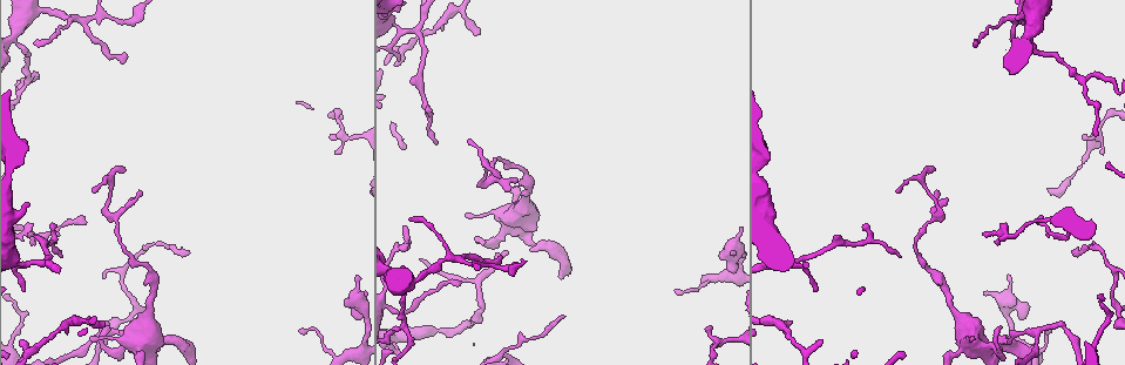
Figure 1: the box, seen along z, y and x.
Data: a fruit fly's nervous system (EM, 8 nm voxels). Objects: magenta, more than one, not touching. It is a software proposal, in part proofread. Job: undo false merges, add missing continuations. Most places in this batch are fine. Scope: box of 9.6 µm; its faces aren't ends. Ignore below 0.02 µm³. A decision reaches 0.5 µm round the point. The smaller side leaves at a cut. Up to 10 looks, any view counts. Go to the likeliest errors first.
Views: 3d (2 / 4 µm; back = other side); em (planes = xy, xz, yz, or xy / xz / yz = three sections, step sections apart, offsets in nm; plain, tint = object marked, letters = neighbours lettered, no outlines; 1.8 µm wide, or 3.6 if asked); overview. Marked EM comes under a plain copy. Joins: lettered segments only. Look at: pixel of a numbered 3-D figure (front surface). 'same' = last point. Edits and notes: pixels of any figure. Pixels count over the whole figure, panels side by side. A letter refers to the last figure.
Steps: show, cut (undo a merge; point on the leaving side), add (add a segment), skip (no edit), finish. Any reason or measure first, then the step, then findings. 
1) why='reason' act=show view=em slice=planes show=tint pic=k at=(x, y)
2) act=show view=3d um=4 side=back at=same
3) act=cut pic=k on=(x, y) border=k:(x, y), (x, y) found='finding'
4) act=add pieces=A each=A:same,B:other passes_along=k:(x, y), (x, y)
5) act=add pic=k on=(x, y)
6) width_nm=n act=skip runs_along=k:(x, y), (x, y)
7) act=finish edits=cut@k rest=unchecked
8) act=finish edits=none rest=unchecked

why='free end' act=show view=3d um=2 pic=1 at=(1005, 343)

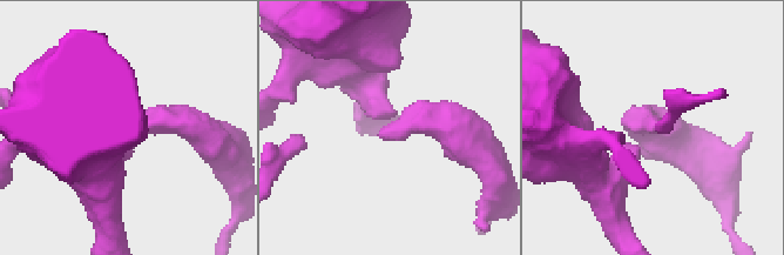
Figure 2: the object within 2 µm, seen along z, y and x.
act=show view=em um=3.6 slice=xy step=16 show=letters pic=2 at=(652, 126)

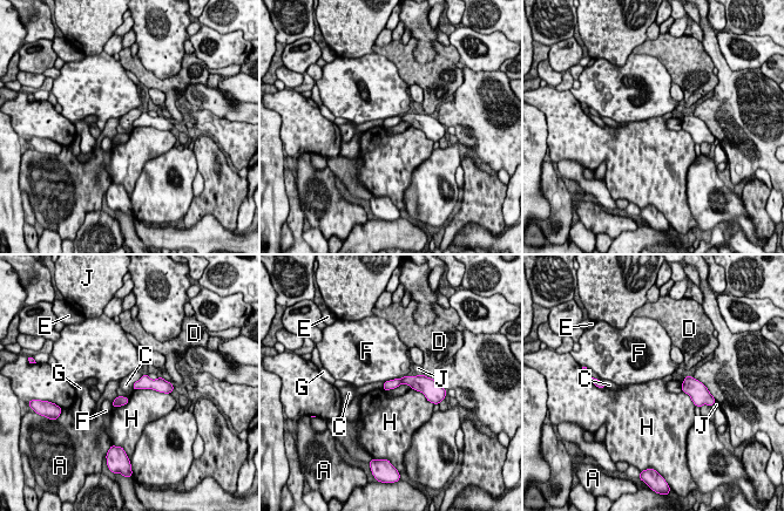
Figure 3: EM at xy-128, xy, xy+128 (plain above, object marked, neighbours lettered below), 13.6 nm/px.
act=skip each=A:other,C:other,D:other,E:other,F:other,G:other,H:other,J:other border=3:(134, 389), (155, 389), (167, 394) found='no lettered segment goes on from it'

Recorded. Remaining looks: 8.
why='thin end' act=show view=em slice=planes show=letters pic=1 at=(789, 320)

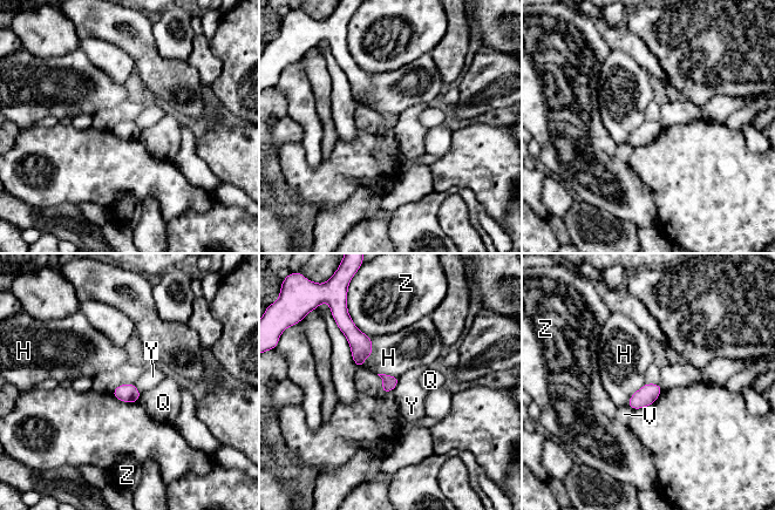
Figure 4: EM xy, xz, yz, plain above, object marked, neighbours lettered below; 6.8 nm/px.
act=skip each=H:other,Q:other,V:other,Y:other,Z:other border=4:(399, 378), (399, 383), (392, 392) found='none of them fits'

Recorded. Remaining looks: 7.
why='thin neck' act=show view=em slice=xy step=8 show=tint pic=1 at=(526, 188)

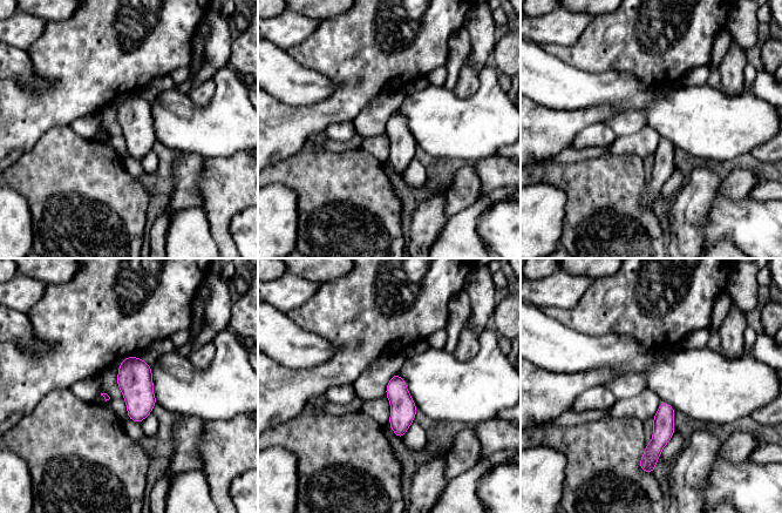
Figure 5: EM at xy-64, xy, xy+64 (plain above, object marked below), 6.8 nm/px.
why='cut it another way' act=show view=em slice=planes show=letters at=same

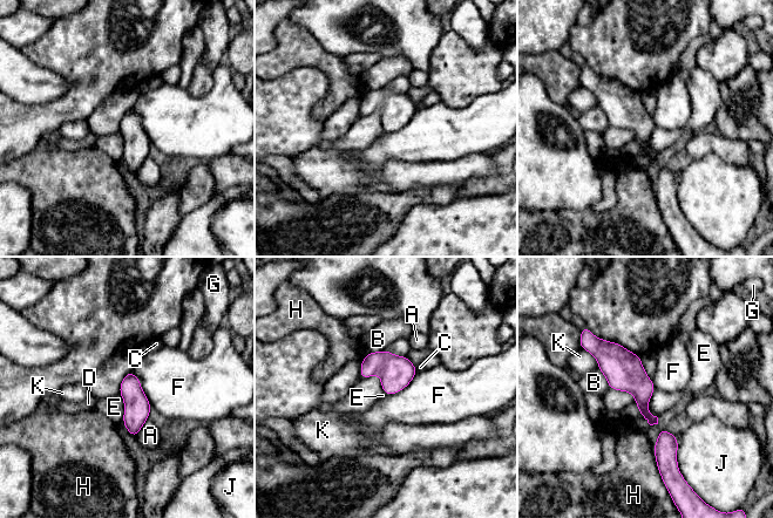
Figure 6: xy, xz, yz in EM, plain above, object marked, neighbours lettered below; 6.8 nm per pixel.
act=skip each=A:other,B:other,C:other,D:other,E:other,F:other,G:other,H:other,J:other,K:other border=6:(656, 388), (649, 411), (657, 417) found='continuous, no second neuron'

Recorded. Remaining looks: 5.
why='tapers out' act=show view=em slice=planes show=letters pic=1 at=(27, 233)

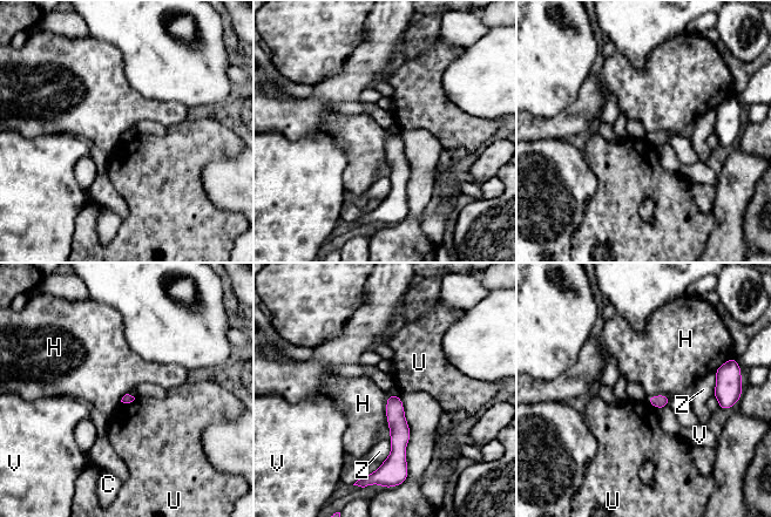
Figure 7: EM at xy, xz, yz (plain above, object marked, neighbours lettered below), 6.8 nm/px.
act=skip each=C:other,H:other,U:other,V:other,Z:other runs_along=7:(392, 398), (398, 451), (385, 464) found='none of them fits'

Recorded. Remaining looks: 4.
act=finish edits=none rest=unchecked

